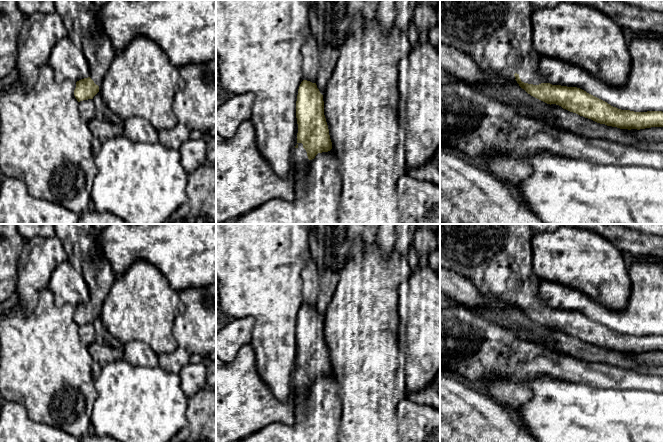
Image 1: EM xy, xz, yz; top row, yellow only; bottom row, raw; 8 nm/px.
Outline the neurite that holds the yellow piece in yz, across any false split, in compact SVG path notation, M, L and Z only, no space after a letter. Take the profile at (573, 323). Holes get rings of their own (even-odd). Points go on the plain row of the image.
M517 297L514 300L519 310L531 320L550 329L559 329L597 347L628 354L663 351L662 335L621 334L577 311L550 307L533 309L522 306Z

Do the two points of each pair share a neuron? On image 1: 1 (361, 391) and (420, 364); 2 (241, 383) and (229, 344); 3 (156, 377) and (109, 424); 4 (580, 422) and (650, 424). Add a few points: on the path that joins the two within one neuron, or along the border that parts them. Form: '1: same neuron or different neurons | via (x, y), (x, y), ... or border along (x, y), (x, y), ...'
1: different neurons | border along (401, 348), (405, 357), (404, 379), (408, 393)
2: different neurons | border along (249, 342), (238, 351), (232, 360), (226, 363)
3: same neuron | via (143, 388), (121, 411)
4: same neuron | via (597, 424), (633, 424)

